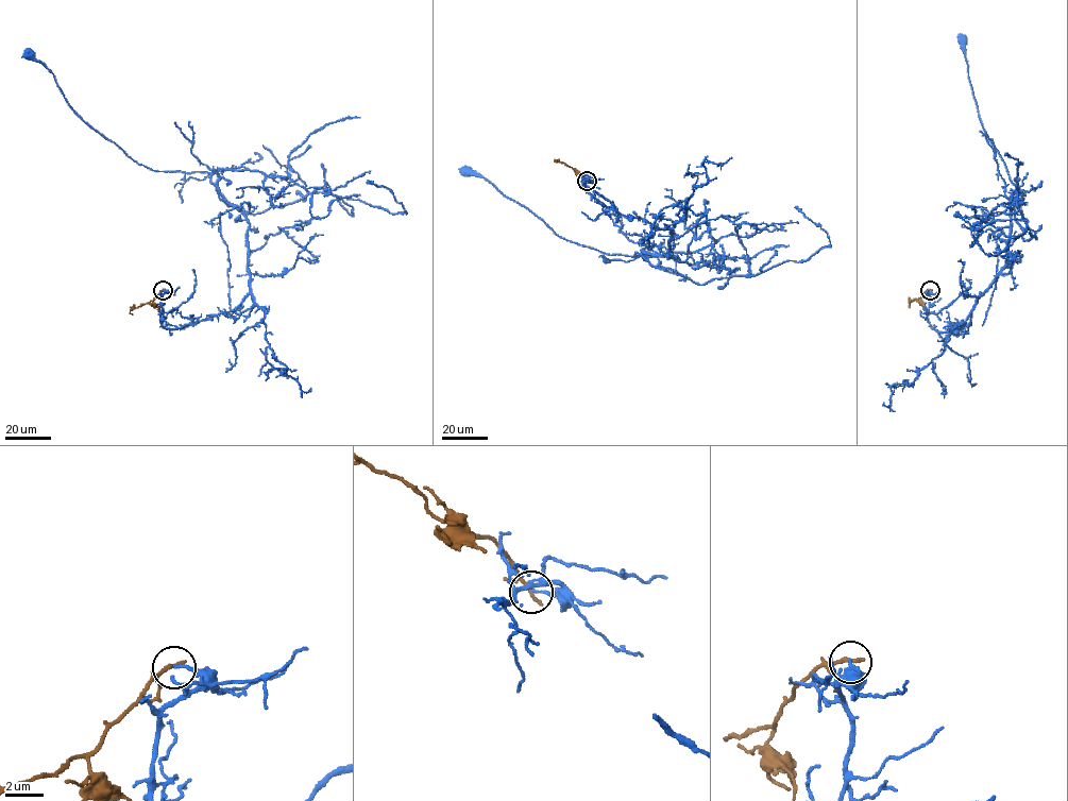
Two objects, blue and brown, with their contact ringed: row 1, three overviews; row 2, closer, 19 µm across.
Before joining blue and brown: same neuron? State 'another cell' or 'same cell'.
another cell

